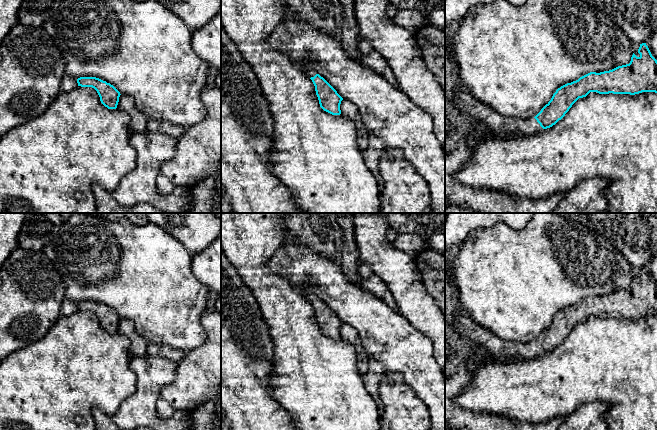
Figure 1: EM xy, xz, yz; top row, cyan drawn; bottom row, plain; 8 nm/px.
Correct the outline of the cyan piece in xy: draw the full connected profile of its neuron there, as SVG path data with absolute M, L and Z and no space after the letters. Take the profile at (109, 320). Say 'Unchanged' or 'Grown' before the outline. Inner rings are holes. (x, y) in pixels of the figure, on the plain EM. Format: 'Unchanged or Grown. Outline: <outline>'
Unchanged. Outline: M80 301L77 303L78 310L92 311L94 312L99 321L101 327L108 333L116 333L120 316L110 307L103 305L96 301Z

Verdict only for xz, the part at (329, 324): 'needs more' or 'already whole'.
needs more

